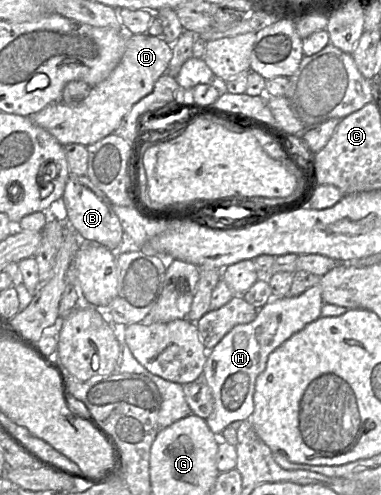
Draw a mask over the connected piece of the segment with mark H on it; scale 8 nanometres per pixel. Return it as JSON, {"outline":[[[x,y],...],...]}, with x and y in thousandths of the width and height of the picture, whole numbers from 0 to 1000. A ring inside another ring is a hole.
{"outline":[[[837,574],[774,600],[714,602],[677,624],[661,651],[619,657],[546,709],[530,766],[556,792],[562,826],[541,855],[567,881],[614,851],[656,848],[672,766],[698,743],[706,717],[769,675],[832,646],[848,616]]]}

